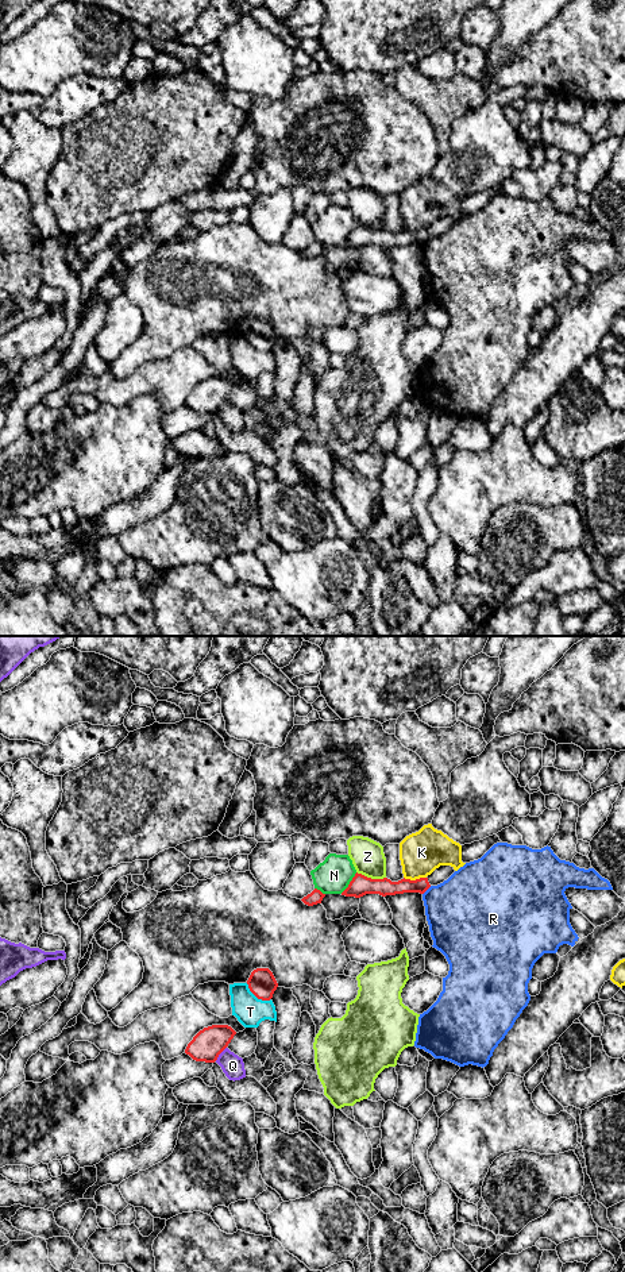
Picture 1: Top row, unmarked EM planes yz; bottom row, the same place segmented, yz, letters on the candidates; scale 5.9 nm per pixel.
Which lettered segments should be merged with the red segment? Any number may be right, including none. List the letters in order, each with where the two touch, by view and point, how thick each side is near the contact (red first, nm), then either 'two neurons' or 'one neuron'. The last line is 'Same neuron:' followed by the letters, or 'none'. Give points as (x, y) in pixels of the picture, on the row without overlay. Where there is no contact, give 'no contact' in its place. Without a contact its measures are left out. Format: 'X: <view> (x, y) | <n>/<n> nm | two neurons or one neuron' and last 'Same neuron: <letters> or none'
K: yz (416, 231) | 100/260 nm | two neurons
N: yz (350, 235) | 120/200 nm | two neurons
Q: yz (220, 404) | 180/140 nm | two neurons
R: yz (427, 241) | 100/420 nm | two neurons
T: yz (257, 349) | 160/180 nm | two neurons
Z: yz (370, 230) | 120/200 nm | two neurons
Same neuron: none

